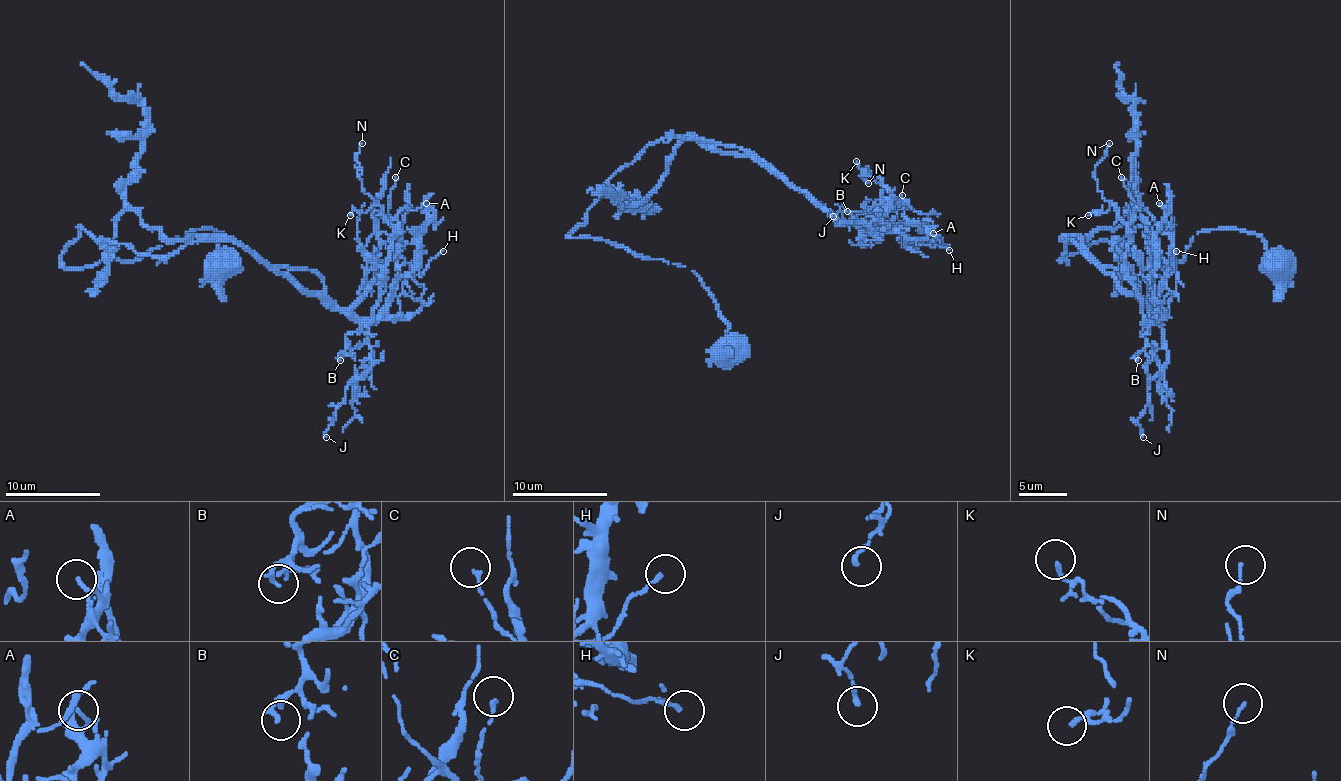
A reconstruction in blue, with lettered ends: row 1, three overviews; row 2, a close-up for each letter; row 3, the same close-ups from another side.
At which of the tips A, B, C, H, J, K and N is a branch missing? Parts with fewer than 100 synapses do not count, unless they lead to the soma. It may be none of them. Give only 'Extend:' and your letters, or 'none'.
Extend: none

